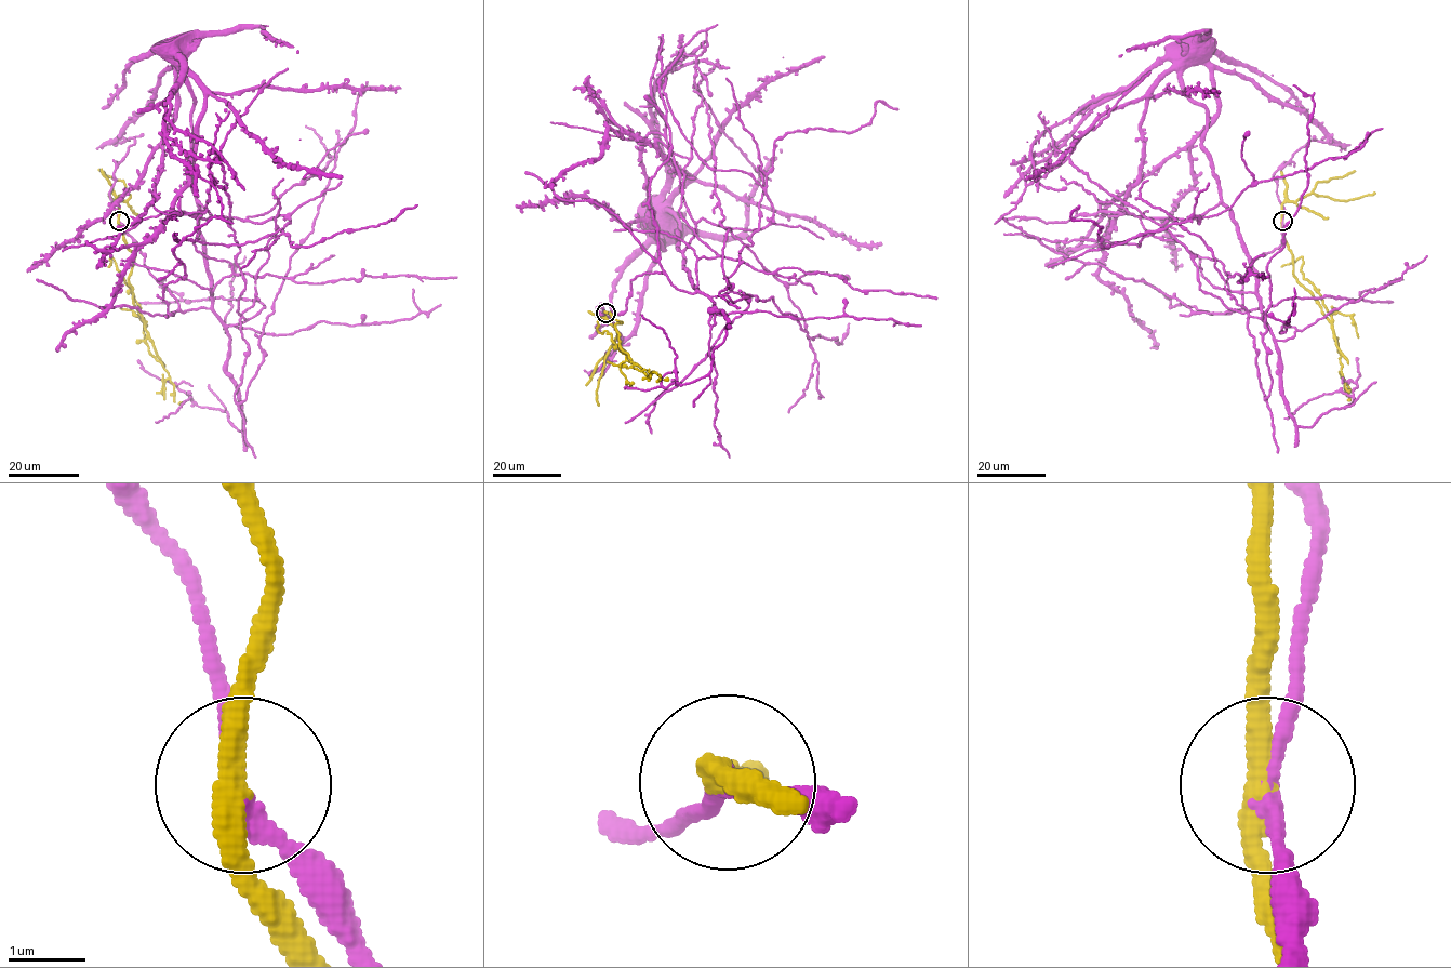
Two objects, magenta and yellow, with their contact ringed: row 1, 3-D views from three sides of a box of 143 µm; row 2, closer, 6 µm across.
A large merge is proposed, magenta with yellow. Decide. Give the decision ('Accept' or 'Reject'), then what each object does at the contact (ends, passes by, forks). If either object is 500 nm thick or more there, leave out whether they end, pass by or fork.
Reject. At the ring magenta passes by. At the ring yellow passes by

